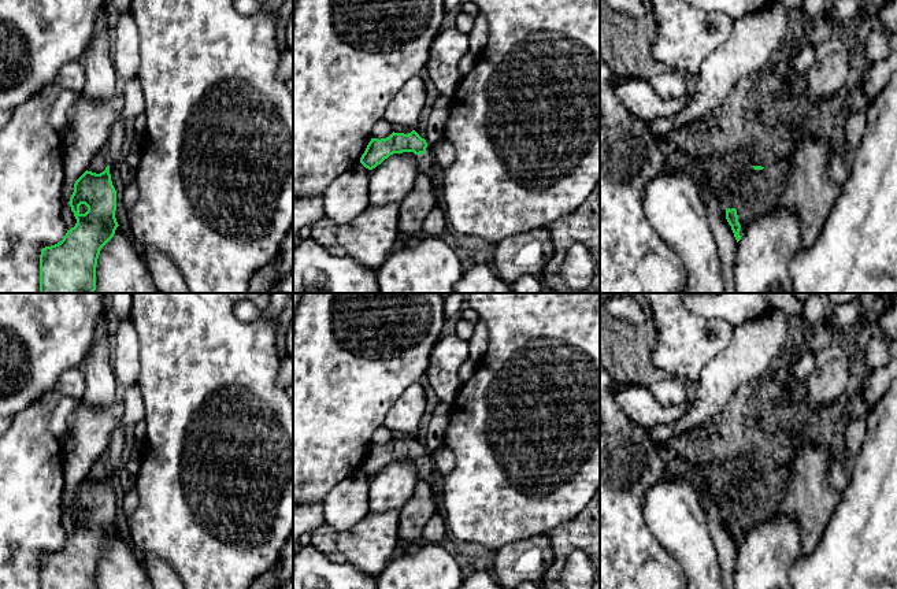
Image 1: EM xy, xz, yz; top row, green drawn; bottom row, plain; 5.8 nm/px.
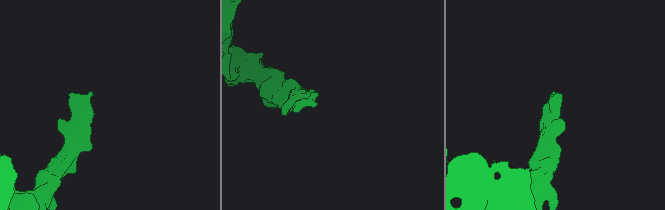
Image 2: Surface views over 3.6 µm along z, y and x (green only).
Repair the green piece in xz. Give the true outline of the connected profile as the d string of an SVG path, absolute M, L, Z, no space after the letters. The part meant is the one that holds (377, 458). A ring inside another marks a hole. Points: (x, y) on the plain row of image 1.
M415 437L408 441L392 440L386 445L371 445L360 470L372 477L393 460L414 459L415 462L425 460L427 449Z

